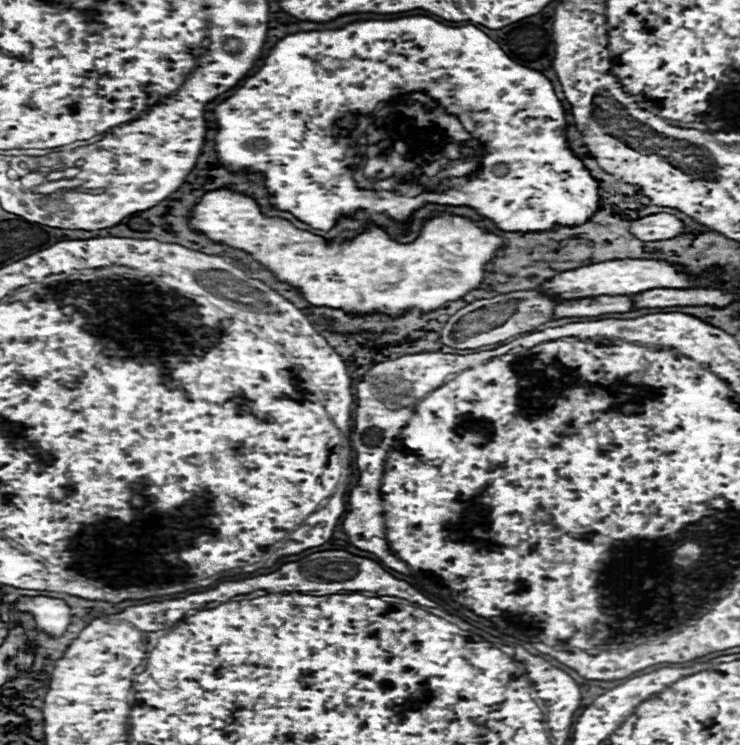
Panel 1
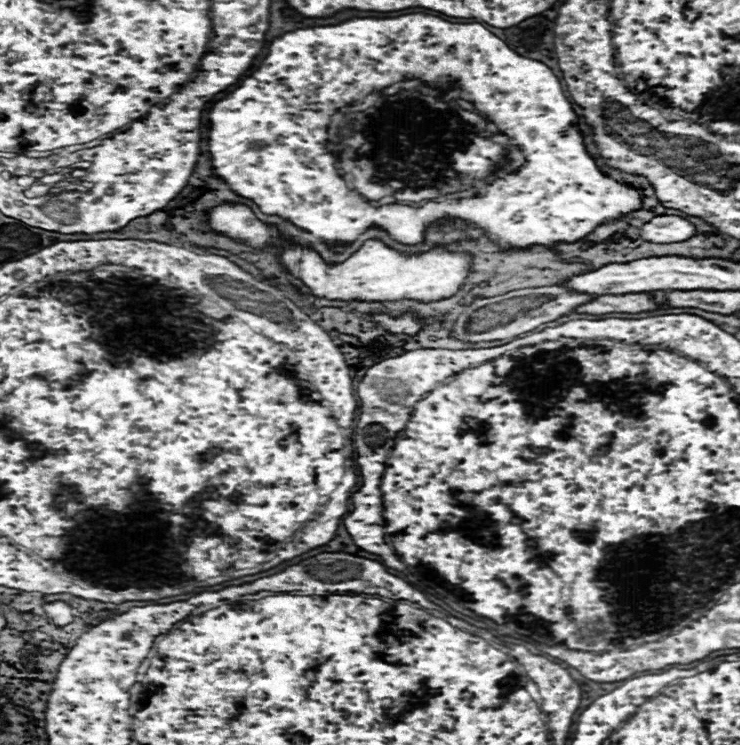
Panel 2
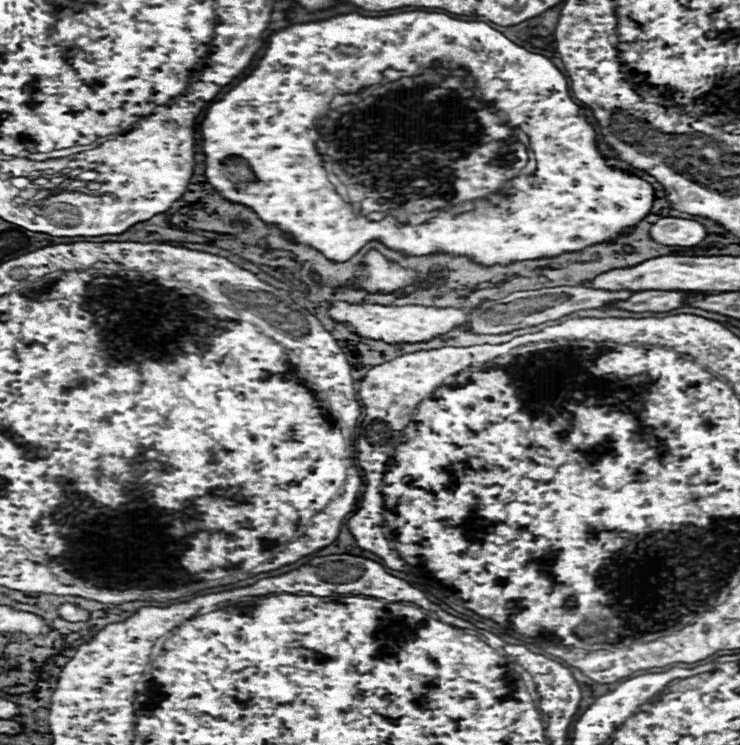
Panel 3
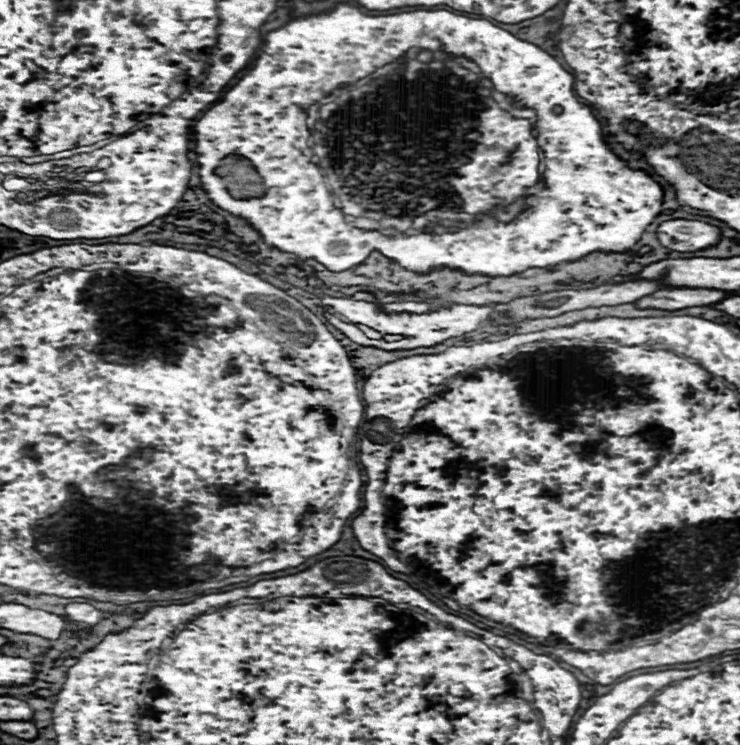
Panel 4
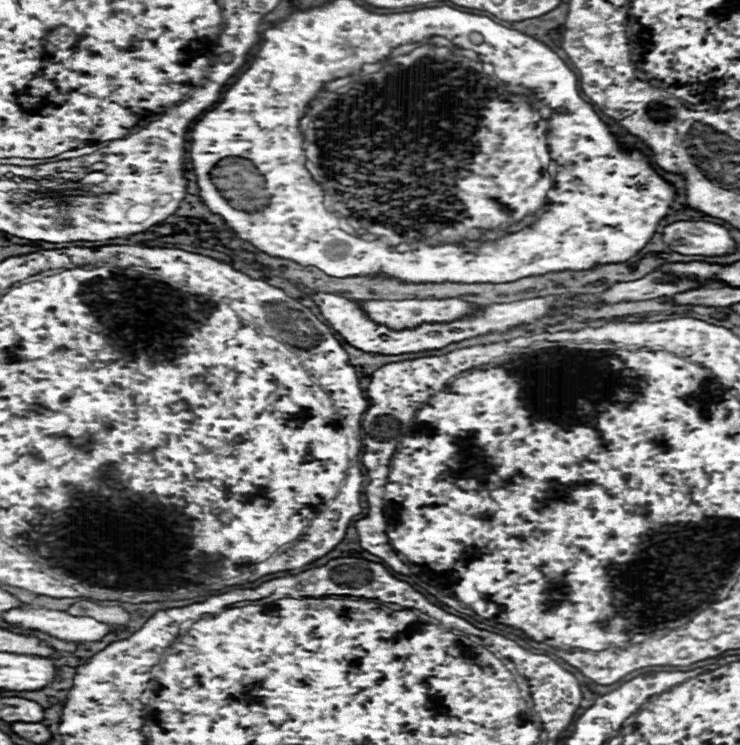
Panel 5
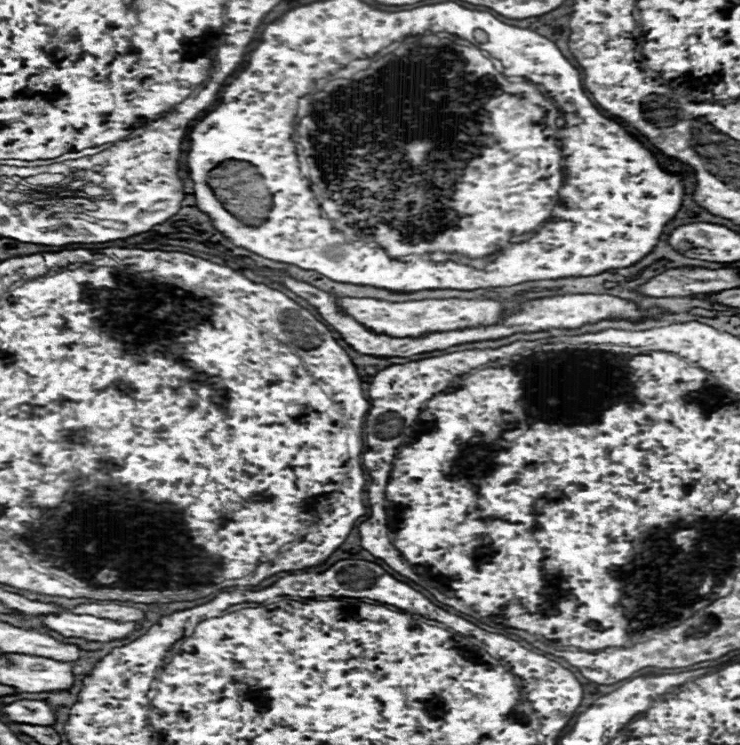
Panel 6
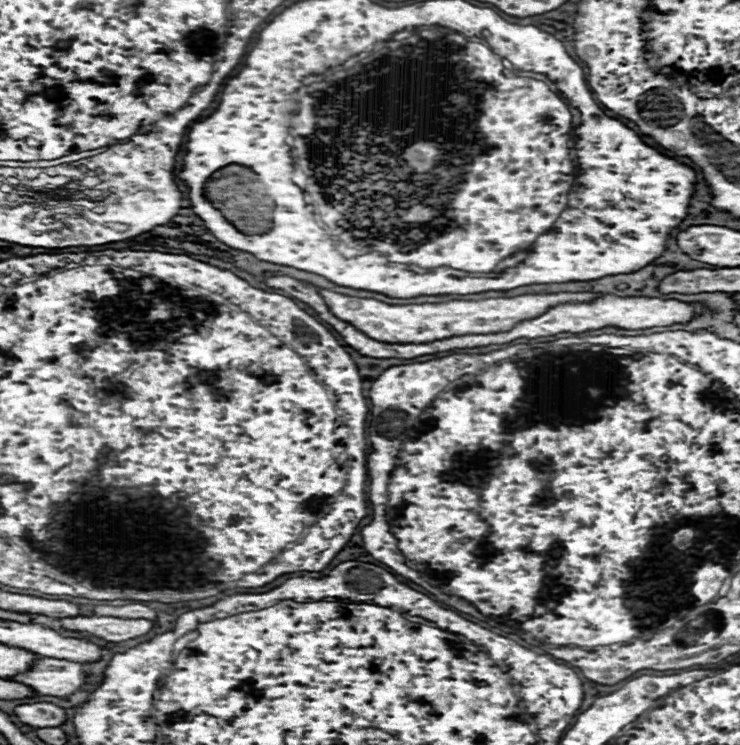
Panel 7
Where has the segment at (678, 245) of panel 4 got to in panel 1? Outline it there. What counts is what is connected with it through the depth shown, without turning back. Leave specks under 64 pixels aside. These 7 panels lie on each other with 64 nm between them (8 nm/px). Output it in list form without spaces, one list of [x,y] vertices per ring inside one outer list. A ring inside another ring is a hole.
[[[652,214],[632,222],[630,232],[644,242],[658,242],[680,236],[684,232],[684,224],[680,218],[672,214]]]

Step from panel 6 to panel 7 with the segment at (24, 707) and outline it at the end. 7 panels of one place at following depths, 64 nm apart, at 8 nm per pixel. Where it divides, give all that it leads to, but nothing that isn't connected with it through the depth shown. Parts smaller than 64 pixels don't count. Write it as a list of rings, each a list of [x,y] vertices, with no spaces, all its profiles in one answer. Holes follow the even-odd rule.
[[[36,702],[36,704],[22,704],[16,708],[16,716],[22,724],[44,728],[44,726],[62,726],[66,722],[66,710],[54,706],[50,702]]]

